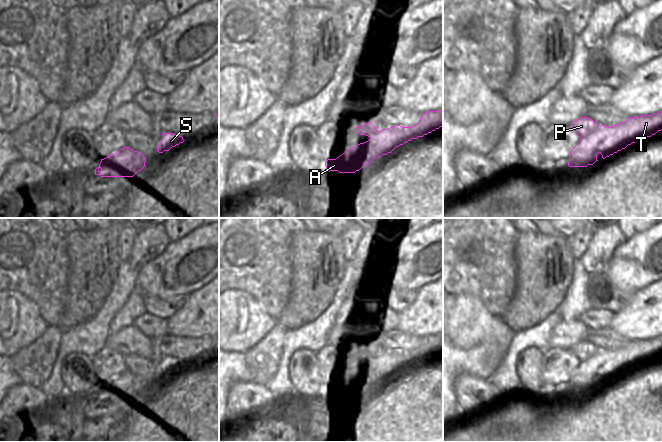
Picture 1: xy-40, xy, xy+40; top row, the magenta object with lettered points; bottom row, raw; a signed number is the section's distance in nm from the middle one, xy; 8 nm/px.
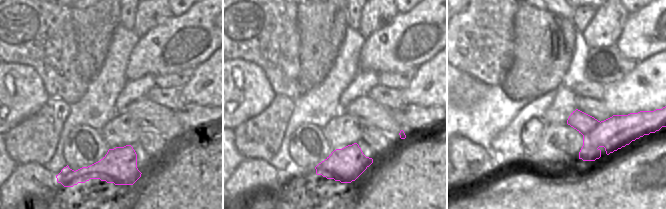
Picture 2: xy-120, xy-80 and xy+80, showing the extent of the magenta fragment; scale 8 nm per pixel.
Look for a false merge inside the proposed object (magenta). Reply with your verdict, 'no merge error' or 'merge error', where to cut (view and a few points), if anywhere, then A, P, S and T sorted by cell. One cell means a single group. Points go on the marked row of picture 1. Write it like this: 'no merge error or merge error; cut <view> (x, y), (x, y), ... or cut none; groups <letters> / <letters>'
merge error; cut xy+40 (600, 126), (593, 132), (580, 138); groups A S T / P

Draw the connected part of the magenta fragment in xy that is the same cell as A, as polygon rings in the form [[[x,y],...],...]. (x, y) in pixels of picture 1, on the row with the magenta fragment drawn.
[[[443,110],[421,113],[416,125],[412,127],[396,125],[380,131],[375,130],[374,137],[348,149],[336,159],[326,160],[325,166],[329,172],[355,173],[374,159],[391,153],[396,147],[423,137],[440,127],[443,127]]]

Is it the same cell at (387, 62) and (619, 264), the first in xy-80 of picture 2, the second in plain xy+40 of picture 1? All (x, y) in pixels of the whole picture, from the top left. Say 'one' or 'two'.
one

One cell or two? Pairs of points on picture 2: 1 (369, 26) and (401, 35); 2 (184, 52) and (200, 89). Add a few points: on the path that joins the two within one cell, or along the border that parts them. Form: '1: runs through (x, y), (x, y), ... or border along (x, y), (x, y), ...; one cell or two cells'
1: border along (396, 13), (387, 24), (365, 39); two cells
2: border along (212, 54), (195, 67); two cells

